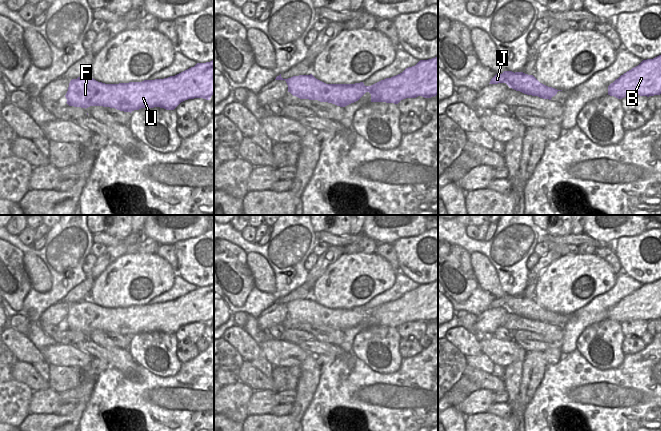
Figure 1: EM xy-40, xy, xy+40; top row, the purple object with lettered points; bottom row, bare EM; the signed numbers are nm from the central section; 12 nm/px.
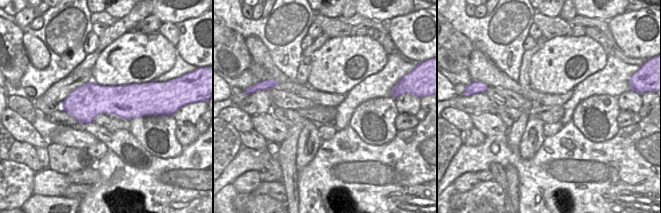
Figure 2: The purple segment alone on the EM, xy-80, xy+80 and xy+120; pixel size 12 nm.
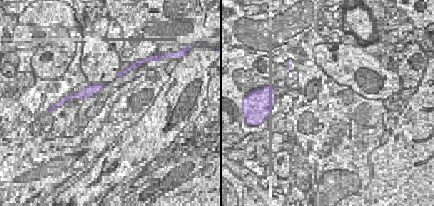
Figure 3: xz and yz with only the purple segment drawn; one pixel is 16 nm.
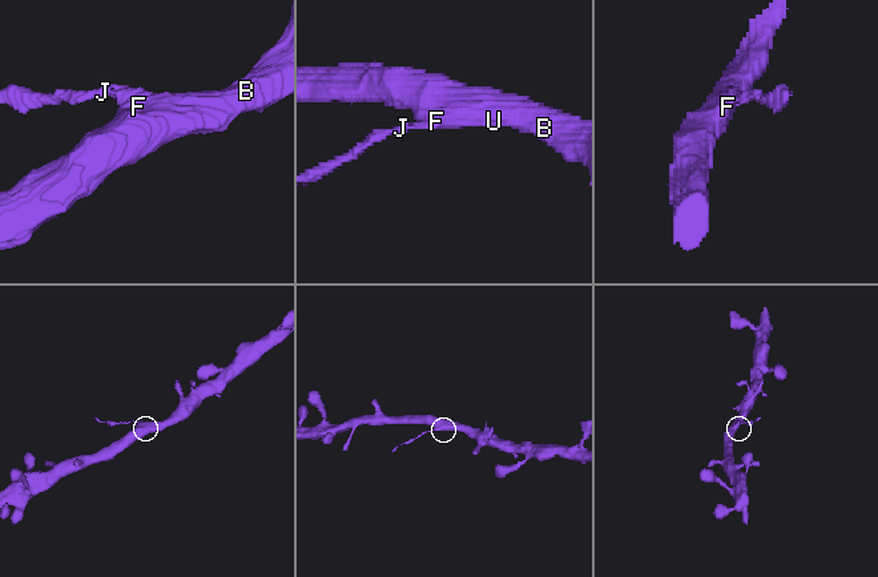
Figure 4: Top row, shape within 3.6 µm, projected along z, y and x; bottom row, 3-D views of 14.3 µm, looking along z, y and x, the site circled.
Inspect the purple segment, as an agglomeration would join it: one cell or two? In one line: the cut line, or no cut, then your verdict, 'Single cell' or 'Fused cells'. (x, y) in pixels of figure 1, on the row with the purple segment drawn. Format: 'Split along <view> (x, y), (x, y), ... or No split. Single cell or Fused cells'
Split along xy+40 (513, 72), (508, 76), (506, 83). Fused cells

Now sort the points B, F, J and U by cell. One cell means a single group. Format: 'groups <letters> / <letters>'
groups B F U / J

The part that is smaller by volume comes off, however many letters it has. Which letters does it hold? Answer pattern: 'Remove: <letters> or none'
Remove: J

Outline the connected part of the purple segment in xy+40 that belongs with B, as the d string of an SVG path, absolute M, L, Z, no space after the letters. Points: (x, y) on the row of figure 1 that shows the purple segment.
M661 55L643 60L608 86L608 95L622 99L626 96L661 94Z

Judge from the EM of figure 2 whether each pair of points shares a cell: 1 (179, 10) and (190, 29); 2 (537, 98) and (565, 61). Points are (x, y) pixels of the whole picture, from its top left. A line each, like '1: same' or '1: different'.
1: different
2: different

